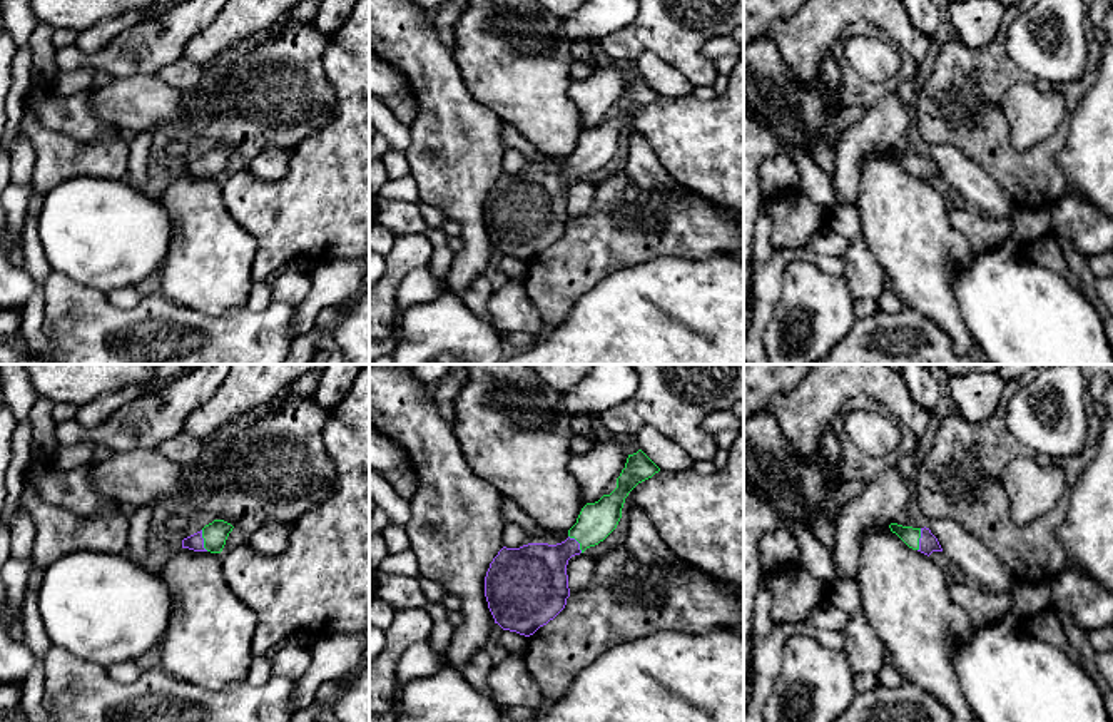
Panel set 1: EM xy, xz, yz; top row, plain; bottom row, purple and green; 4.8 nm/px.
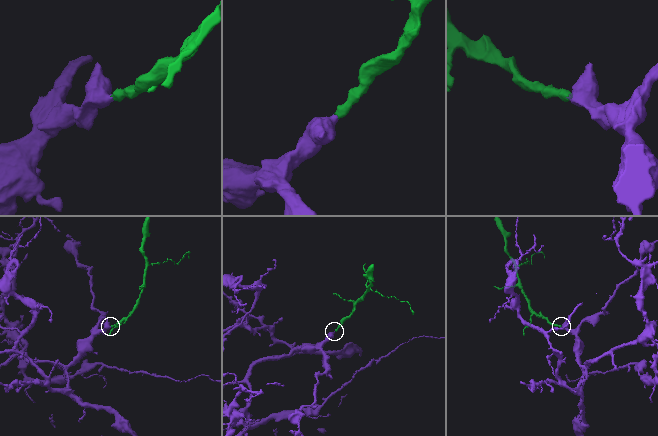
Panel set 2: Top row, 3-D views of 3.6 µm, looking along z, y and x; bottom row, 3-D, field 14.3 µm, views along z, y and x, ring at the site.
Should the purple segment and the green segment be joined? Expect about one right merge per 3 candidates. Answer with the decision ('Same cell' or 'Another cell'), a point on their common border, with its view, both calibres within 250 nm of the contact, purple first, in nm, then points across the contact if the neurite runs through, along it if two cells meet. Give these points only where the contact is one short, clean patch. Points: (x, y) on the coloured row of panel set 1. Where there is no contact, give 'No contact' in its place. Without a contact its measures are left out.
Same cell. Touches purple at yz (919, 540). Thickness 90 nm (purple) against 90 nm. Path across: yz (928, 544), (919, 540), (909, 535)

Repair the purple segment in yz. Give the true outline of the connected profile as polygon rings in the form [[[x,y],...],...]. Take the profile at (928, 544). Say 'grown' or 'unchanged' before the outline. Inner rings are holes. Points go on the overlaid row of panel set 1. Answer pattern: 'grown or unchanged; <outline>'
grown; [[[897,523],[889,525],[891,531],[896,533],[909,548],[917,550],[924,555],[931,555],[933,552],[943,552],[938,538],[931,533],[929,528],[912,528],[902,526]]]

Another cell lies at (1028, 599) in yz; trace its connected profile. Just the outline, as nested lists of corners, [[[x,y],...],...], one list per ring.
[[[1016,580],[1009,590],[1011,610],[1018,620],[1029,618],[1053,605],[1051,590],[1046,582]]]

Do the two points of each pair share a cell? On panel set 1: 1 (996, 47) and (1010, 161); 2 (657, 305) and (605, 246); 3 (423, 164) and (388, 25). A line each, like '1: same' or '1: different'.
1: same
2: different
3: same

